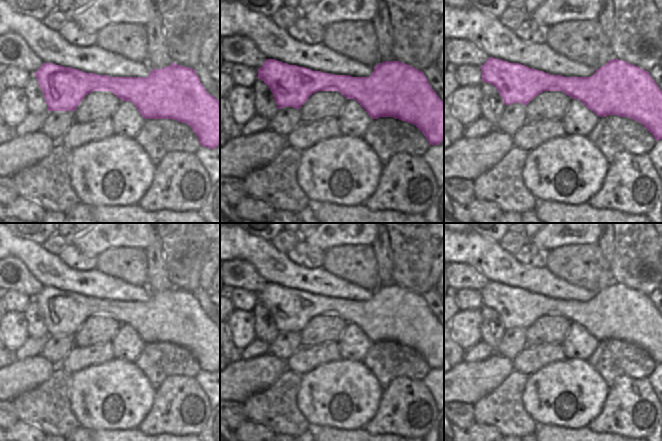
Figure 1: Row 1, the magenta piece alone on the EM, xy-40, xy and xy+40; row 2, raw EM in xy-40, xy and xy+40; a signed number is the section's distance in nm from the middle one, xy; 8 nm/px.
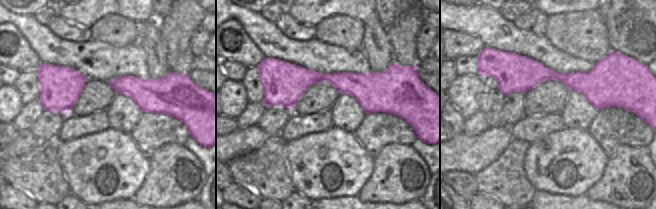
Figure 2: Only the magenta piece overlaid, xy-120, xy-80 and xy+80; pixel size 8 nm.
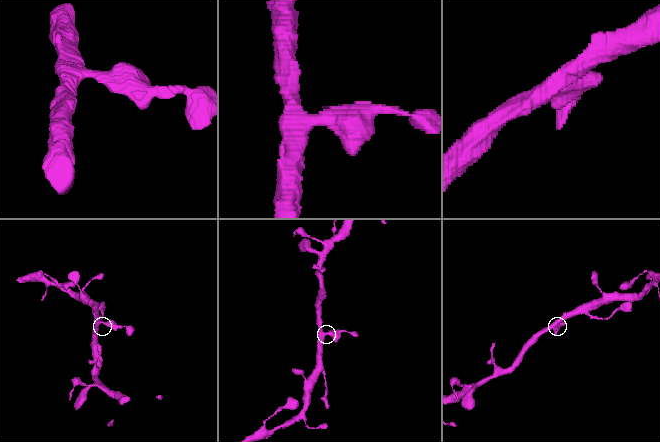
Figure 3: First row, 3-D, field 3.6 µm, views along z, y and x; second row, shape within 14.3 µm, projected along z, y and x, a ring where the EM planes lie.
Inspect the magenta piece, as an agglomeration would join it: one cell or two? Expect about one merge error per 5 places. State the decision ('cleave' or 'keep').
keep

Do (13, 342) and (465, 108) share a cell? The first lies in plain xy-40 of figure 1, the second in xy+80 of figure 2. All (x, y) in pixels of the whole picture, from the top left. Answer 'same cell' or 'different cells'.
same cell

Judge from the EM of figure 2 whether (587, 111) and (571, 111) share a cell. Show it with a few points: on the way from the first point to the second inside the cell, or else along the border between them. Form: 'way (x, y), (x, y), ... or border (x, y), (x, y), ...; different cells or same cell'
way (583, 111), (575, 111); same cell

